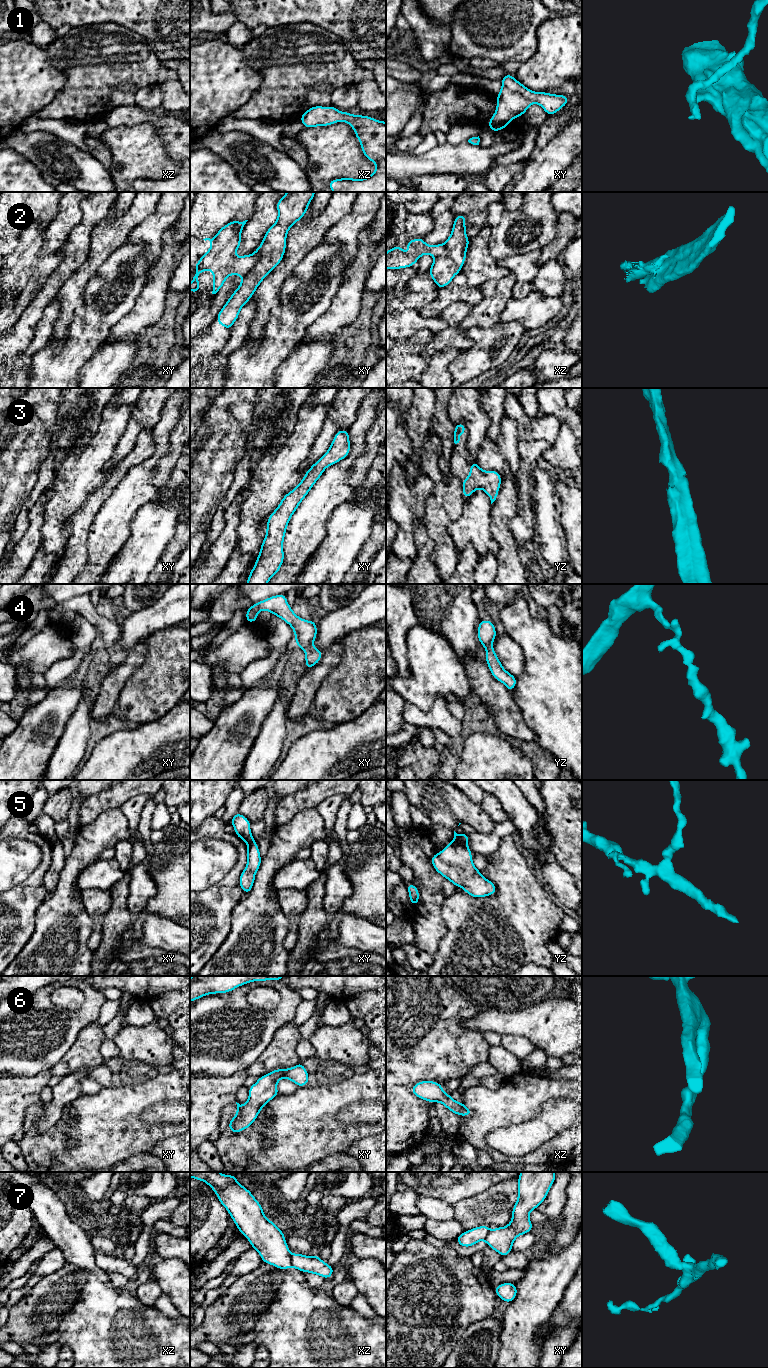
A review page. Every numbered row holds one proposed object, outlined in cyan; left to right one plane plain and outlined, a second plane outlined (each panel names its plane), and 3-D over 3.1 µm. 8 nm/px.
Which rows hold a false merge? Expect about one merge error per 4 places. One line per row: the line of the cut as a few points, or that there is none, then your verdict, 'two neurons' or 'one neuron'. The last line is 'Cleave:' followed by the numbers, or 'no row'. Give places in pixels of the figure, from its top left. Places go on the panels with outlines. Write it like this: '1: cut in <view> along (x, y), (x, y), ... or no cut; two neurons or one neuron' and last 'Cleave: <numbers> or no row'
1: no cut; one neuron
2: cut in xy along (253, 254), (256, 258), (256, 263), (243, 277); two neurons
3: no cut; one neuron
4: no cut; one neuron
5: cut in yz along (454, 838), (466, 844); two neurons
6: no cut; one neuron
7: cut in xz along (290, 1255), (292, 1266); two neurons
Cleave: 2, 5, 7

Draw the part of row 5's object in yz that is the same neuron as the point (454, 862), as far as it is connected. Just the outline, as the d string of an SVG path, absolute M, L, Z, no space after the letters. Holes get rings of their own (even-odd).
M454 839L440 853L432 856L431 863L439 874L451 881L455 887L462 887L472 897L482 898L496 893L496 885L486 879L474 866L471 850L462 841Z

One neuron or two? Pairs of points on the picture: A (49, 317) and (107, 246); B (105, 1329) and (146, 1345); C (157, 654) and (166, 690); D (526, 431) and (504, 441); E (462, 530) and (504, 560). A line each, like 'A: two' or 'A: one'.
A: two
B: one
C: one
D: two
E: two

